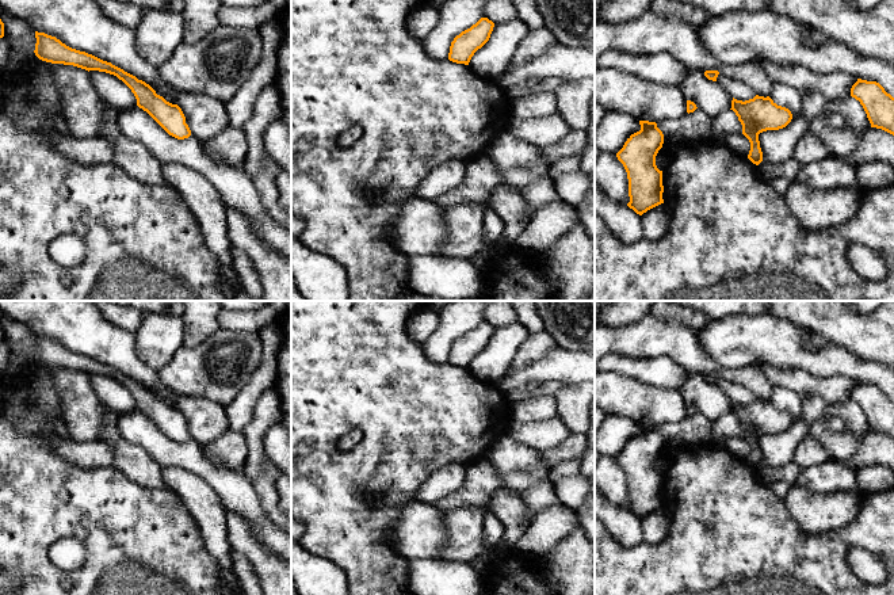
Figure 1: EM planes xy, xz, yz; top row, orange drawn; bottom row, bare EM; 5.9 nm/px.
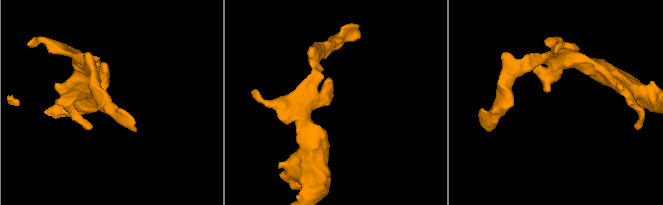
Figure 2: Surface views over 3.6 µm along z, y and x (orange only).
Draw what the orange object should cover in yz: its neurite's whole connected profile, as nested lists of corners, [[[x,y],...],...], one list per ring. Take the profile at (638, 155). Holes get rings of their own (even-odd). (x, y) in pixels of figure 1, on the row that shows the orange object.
[[[639,121],[641,130],[631,134],[616,153],[629,179],[627,206],[642,216],[664,203],[662,171],[656,165],[656,156],[664,144],[664,134],[656,122]]]

